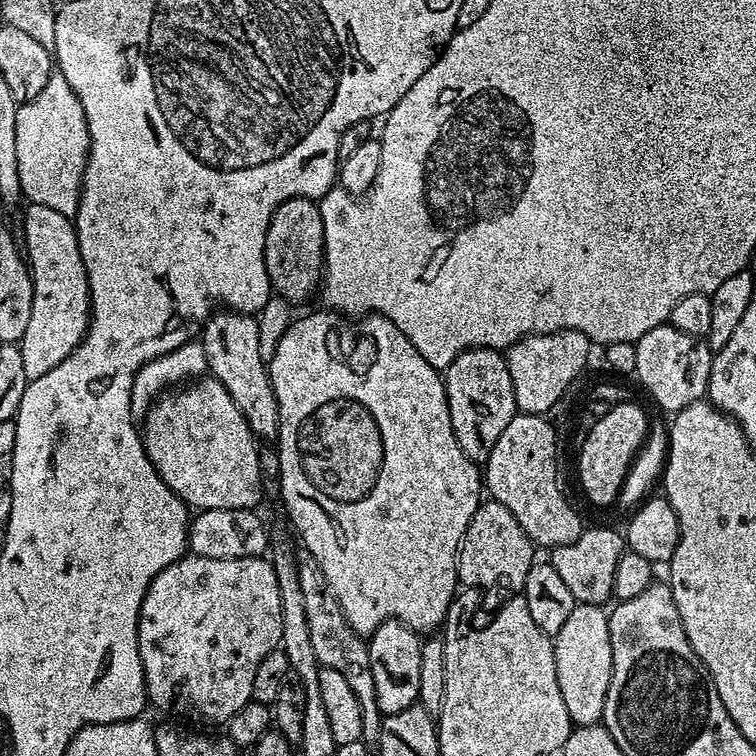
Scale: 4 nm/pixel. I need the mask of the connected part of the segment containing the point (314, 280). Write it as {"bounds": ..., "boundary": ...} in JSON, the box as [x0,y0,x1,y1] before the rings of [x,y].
{"bounds":[264,196,324,302],"boundary":[[[304,196],[290,198],[274,210],[266,230],[264,261],[273,289],[289,302],[304,300],[322,284],[324,270],[324,223],[319,203]]]}

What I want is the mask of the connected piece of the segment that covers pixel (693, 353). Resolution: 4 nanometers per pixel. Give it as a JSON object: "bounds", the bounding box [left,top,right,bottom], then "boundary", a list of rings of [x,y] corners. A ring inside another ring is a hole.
{"bounds":[635,323,714,414],"boundary":[[[666,323],[642,334],[642,338],[635,341],[635,345],[638,354],[635,379],[640,379],[641,386],[652,395],[653,402],[662,411],[675,414],[707,397],[714,355],[707,339],[682,334],[682,330]]]}

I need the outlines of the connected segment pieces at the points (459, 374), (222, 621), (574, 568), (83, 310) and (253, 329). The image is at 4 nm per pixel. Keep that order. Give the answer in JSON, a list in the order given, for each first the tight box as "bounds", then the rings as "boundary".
[{"bounds":[442,348,518,462],"boundary":[[[467,348],[465,352],[456,355],[448,368],[443,369],[442,375],[450,410],[450,426],[454,426],[454,438],[458,438],[458,446],[462,446],[471,460],[483,462],[488,459],[490,450],[494,450],[494,442],[498,442],[502,430],[506,430],[506,426],[510,426],[512,419],[518,415],[514,382],[510,382],[505,353],[494,348]]]},{"bounds":[138,554,282,725],"boundary":[[[185,554],[179,560],[174,561],[170,566],[166,566],[166,570],[162,570],[150,582],[150,586],[146,590],[146,598],[142,598],[142,606],[140,607],[140,617],[138,618],[138,646],[140,647],[140,657],[142,658],[142,670],[144,671],[144,691],[147,699],[156,708],[168,712],[173,708],[180,716],[185,716],[188,720],[205,720],[208,724],[227,725],[230,718],[234,718],[234,714],[238,714],[238,710],[242,710],[242,706],[246,706],[252,701],[252,691],[254,690],[254,674],[258,671],[258,666],[262,662],[262,658],[266,658],[266,654],[270,654],[275,648],[281,647],[280,639],[282,638],[282,598],[278,594],[278,578],[272,569],[272,561],[268,558],[251,556],[250,558],[206,558],[205,556],[194,556]]]},{"bounds":[550,526,626,606],"boundary":[[[588,526],[585,527],[584,533],[574,542],[551,549],[550,562],[554,566],[554,570],[558,570],[558,574],[566,582],[566,587],[570,590],[570,594],[574,594],[577,604],[598,604],[604,606],[607,605],[607,600],[611,601],[613,599],[614,570],[618,570],[620,554],[625,551],[625,548],[626,540],[621,533],[619,536],[612,528],[592,528],[592,526]]]},{"bounds":[18,203,89,380],"boundary":[[[41,203],[28,204],[22,220],[22,246],[34,290],[29,325],[18,342],[28,380],[48,374],[80,344],[88,329],[89,282],[71,217]]]},{"bounds":[198,310,280,441],"boundary":[[[217,310],[204,321],[198,343],[204,347],[208,372],[226,386],[234,404],[242,410],[242,418],[246,418],[252,435],[261,441],[275,441],[280,435],[278,398],[274,394],[272,379],[268,377],[268,365],[258,352],[258,330],[255,315]]]}]

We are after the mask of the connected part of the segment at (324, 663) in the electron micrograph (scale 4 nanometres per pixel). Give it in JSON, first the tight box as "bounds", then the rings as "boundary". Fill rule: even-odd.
{"bounds":[297,555,382,742],"boundary":[[[301,555],[297,570],[302,599],[306,605],[306,622],[310,622],[310,643],[314,646],[320,667],[338,670],[338,674],[350,682],[350,690],[354,690],[354,698],[358,698],[358,706],[362,706],[362,737],[368,742],[379,741],[382,713],[374,694],[374,674],[368,672],[370,654],[365,637],[359,636],[350,622],[346,622],[346,614],[342,614],[342,606],[338,598],[334,598],[330,582],[326,582],[326,574],[322,574],[322,566],[318,566],[314,557]]]}

